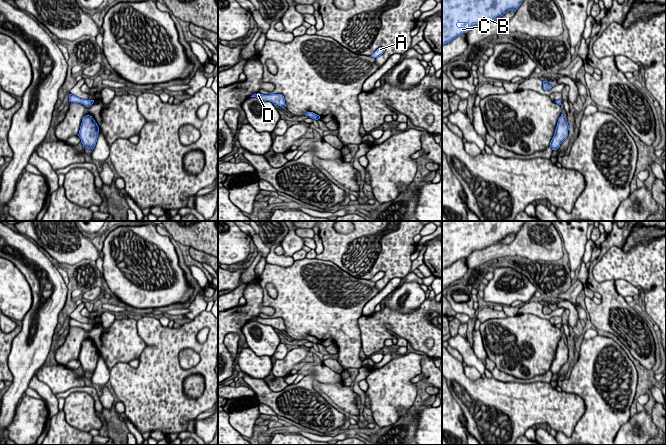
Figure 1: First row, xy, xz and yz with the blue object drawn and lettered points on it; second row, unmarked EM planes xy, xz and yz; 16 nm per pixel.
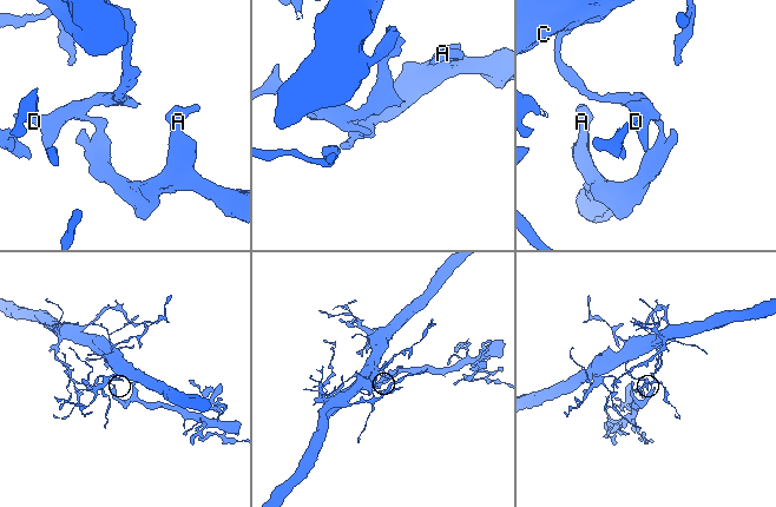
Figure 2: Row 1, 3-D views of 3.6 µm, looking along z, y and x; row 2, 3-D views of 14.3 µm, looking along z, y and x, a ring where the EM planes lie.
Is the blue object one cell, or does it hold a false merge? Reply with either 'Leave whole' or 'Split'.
Leave whole

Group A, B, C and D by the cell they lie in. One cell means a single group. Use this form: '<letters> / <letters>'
A B C D

